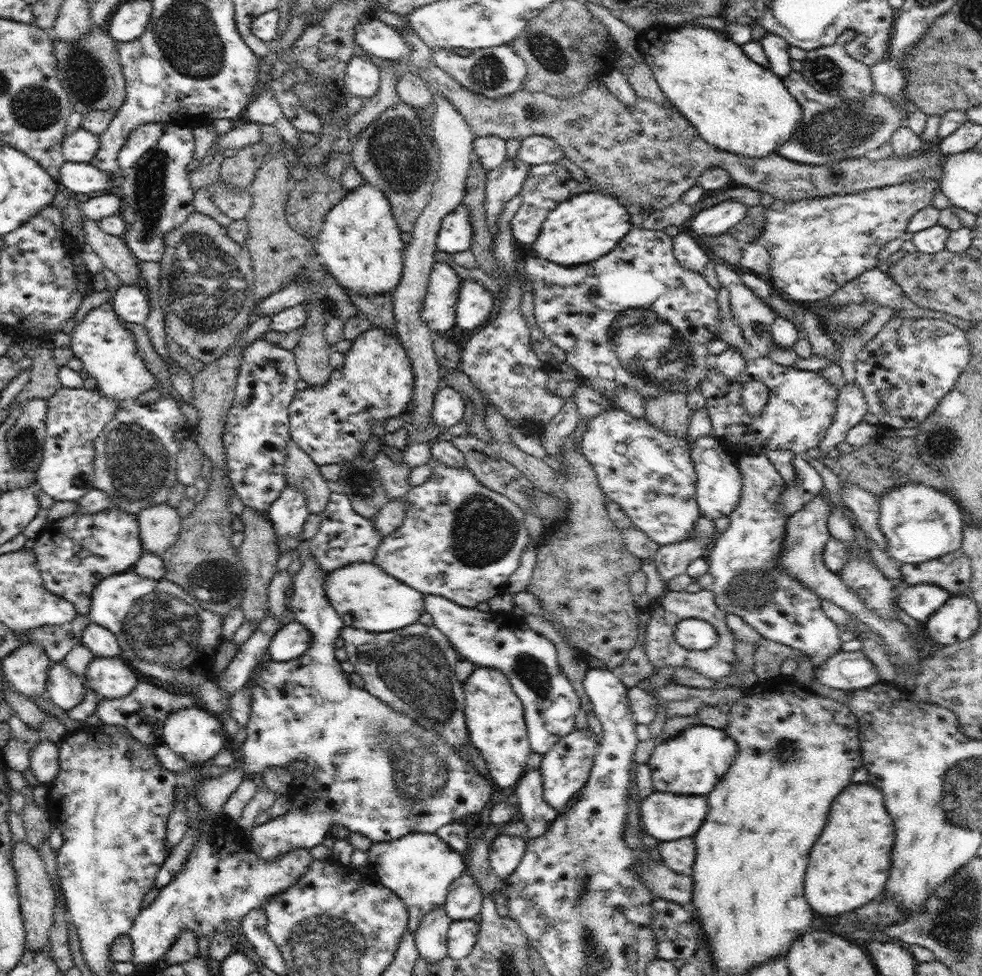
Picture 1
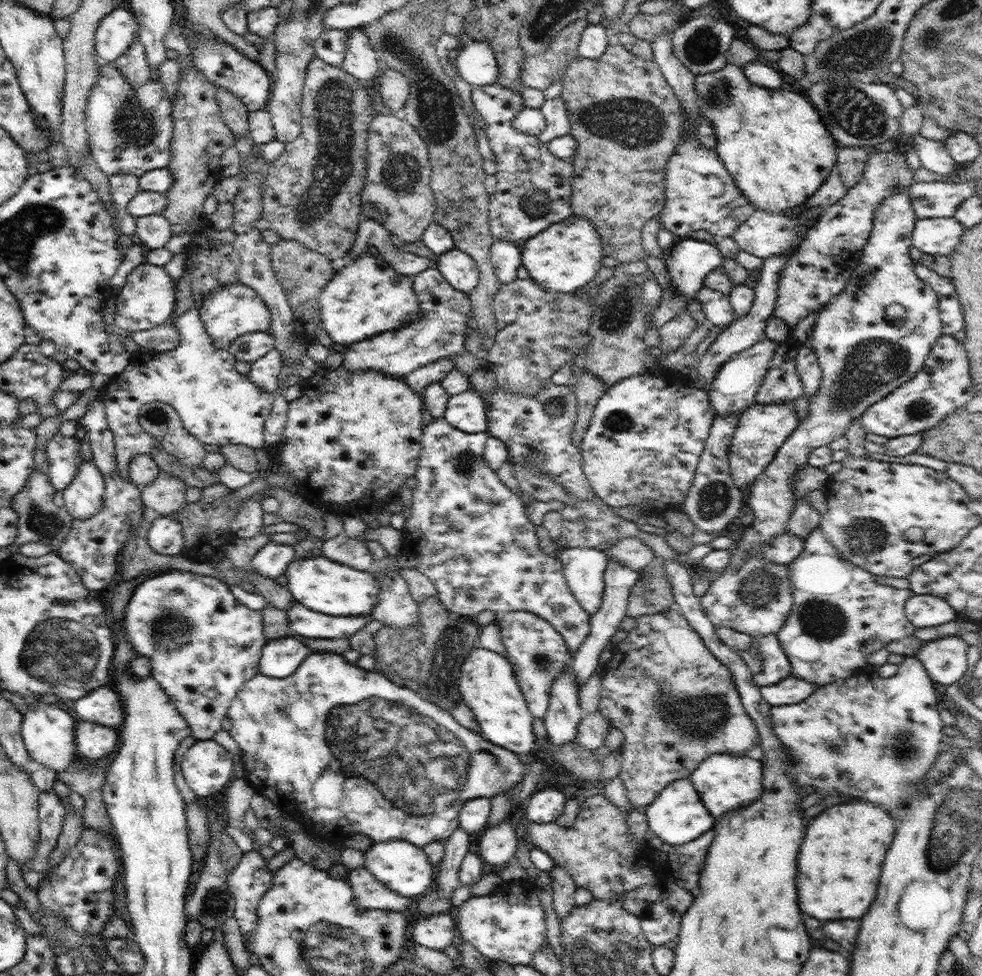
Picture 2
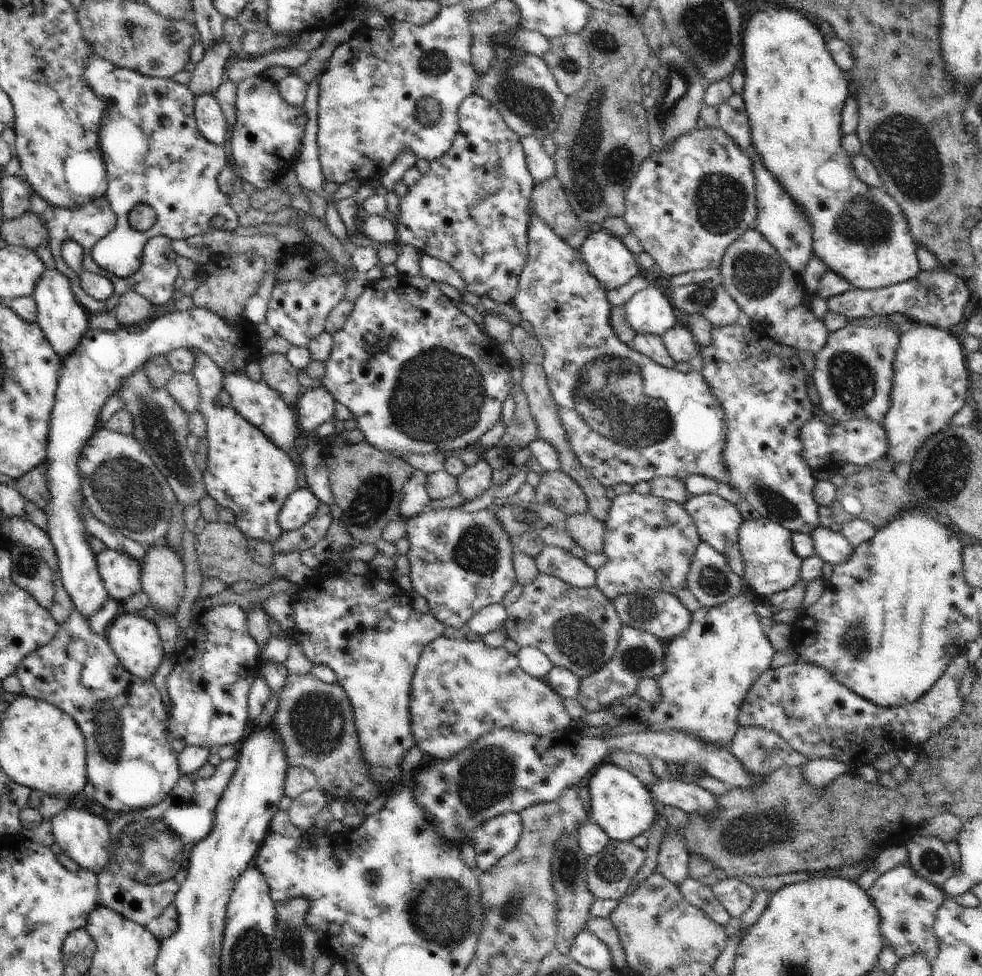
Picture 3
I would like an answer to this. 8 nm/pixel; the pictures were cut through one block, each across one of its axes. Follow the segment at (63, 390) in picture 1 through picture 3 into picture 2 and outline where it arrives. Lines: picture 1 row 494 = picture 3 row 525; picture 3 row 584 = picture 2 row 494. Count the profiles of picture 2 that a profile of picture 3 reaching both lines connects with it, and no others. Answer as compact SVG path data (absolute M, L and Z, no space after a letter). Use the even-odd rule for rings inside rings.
M81 453L79 471L76 473L74 480L68 485L68 488L63 490L65 510L72 515L73 518L79 518L80 520L92 518L94 515L98 515L98 513L102 511L102 507L104 507L104 493L105 482L103 474L93 462L84 461Z

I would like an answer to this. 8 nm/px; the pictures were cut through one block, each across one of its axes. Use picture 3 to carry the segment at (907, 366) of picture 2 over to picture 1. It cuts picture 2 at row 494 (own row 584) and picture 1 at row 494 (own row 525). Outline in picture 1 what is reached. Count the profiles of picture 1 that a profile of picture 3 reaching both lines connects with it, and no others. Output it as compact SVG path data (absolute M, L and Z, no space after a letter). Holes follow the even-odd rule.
M766 453L743 455L738 459L738 470L742 475L742 494L740 503L730 517L730 525L725 532L719 533L707 551L709 571L714 575L713 587L715 602L726 614L732 613L753 626L763 638L780 642L796 648L798 652L806 652L814 666L822 666L840 648L842 630L822 610L820 598L814 590L806 588L798 580L794 580L786 570L778 568L778 559L782 551L782 541L786 535L788 517L777 508L780 495L784 494L785 480L776 467L770 462Z

